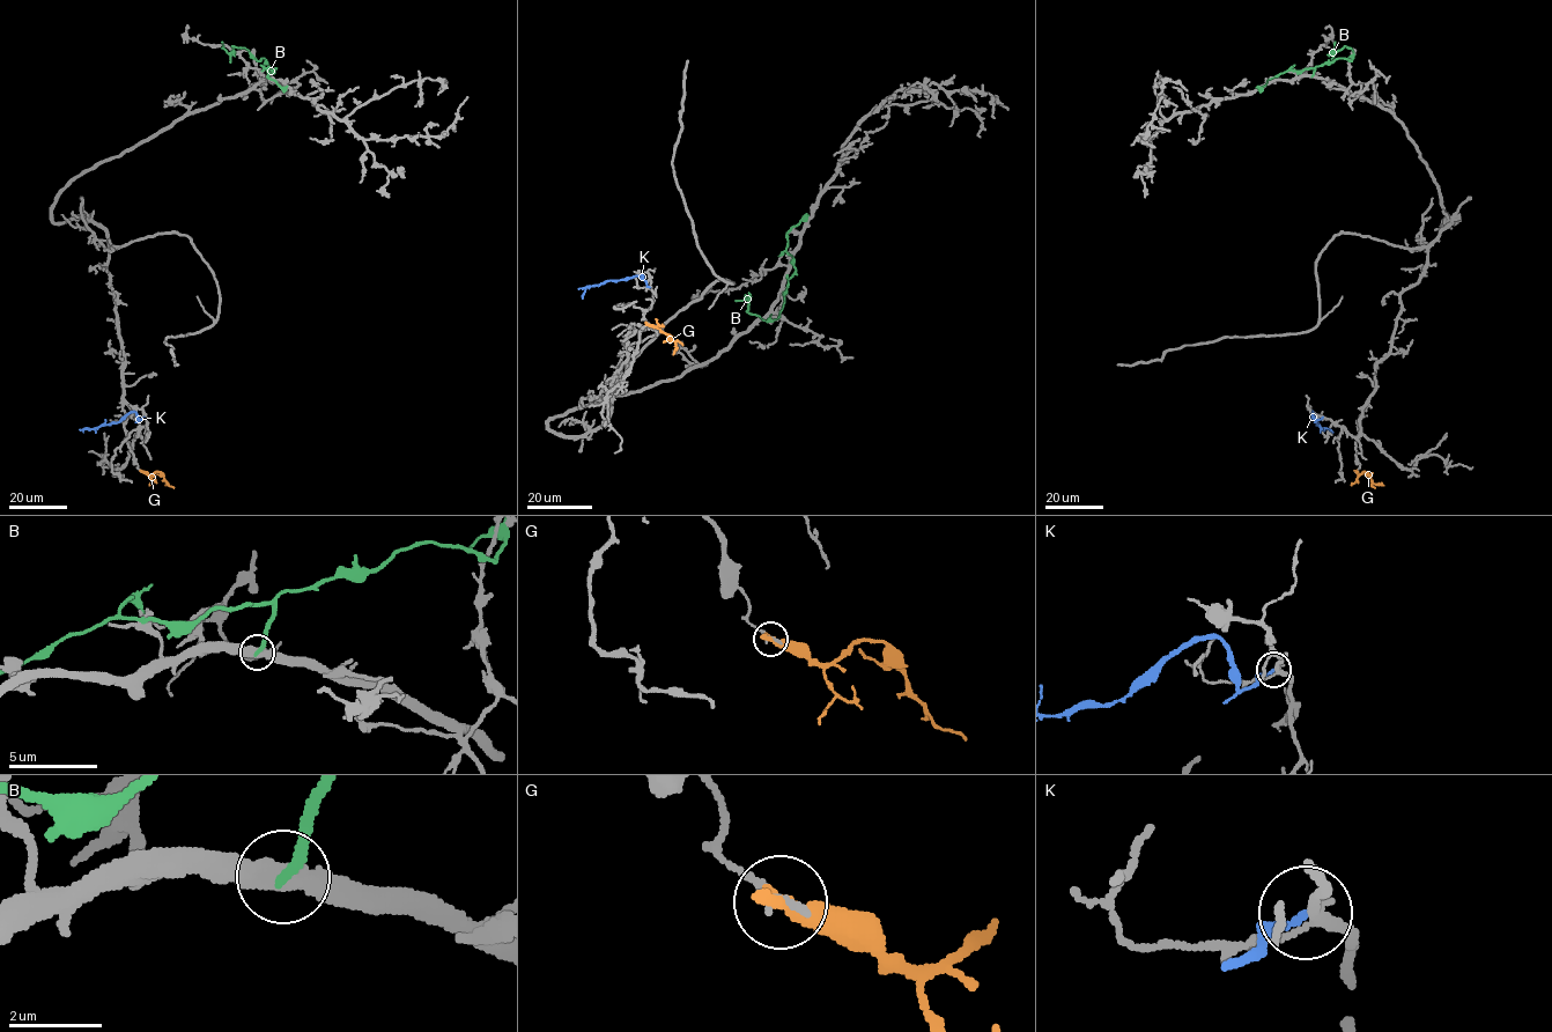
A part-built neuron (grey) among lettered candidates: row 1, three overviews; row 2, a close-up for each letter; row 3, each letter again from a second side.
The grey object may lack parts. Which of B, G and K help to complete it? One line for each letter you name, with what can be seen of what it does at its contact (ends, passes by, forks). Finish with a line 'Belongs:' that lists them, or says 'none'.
Belongs: none

